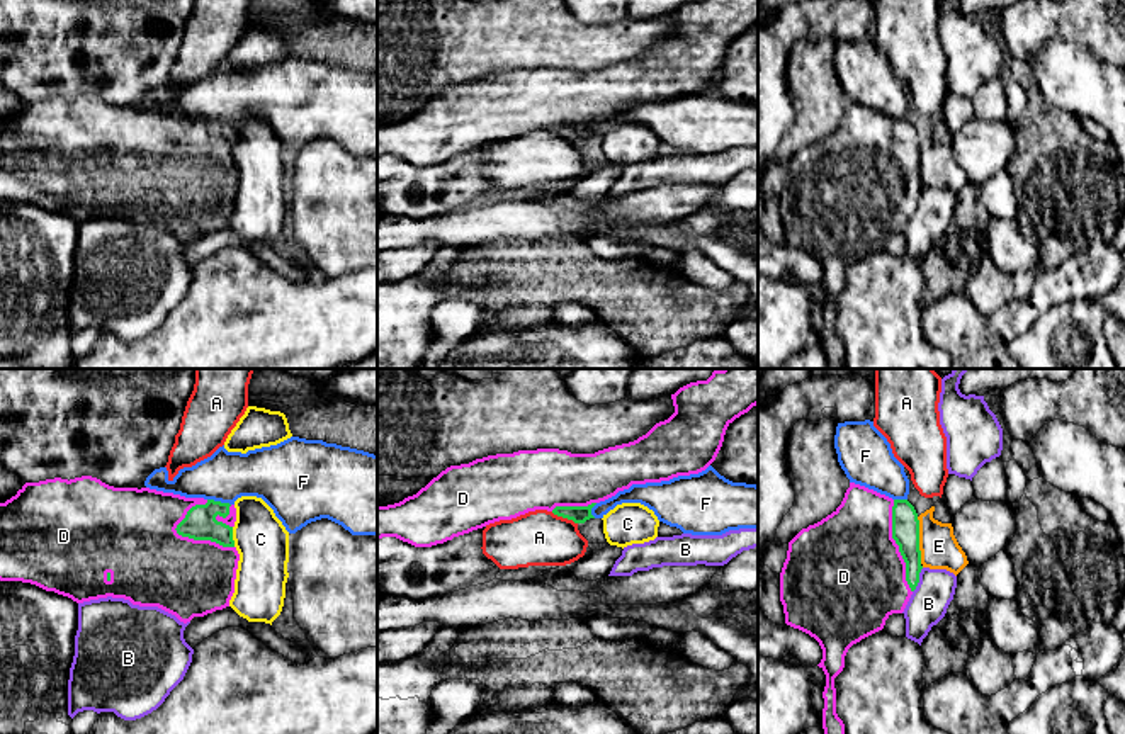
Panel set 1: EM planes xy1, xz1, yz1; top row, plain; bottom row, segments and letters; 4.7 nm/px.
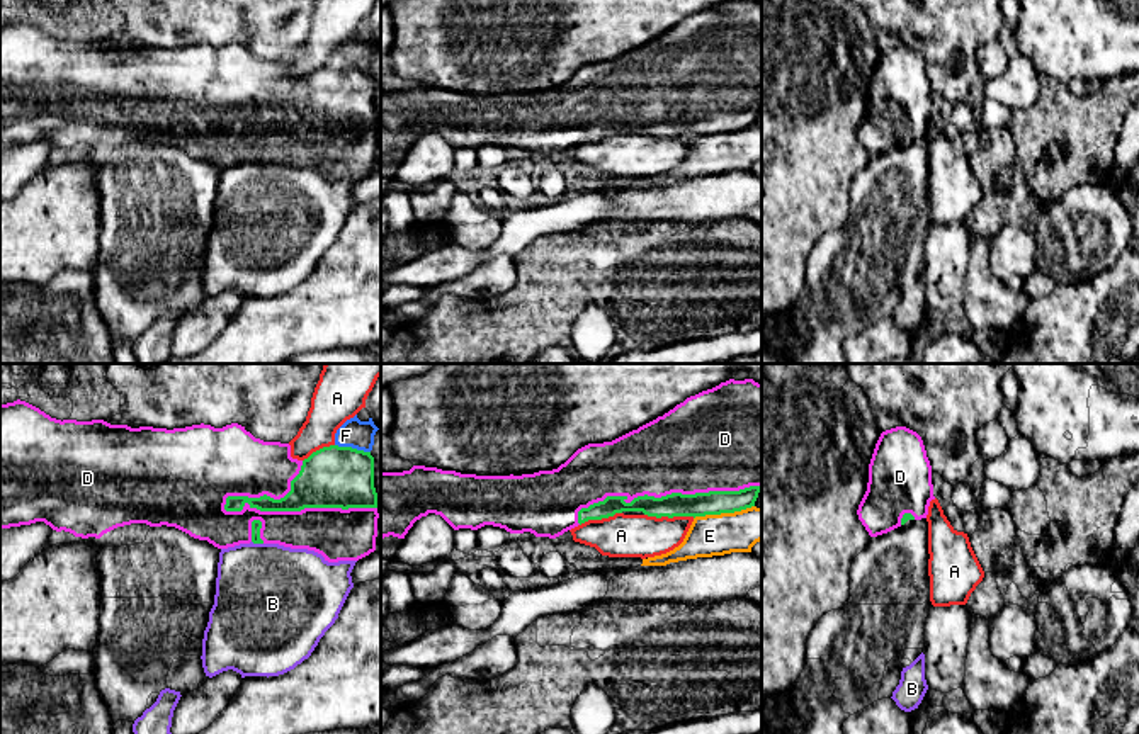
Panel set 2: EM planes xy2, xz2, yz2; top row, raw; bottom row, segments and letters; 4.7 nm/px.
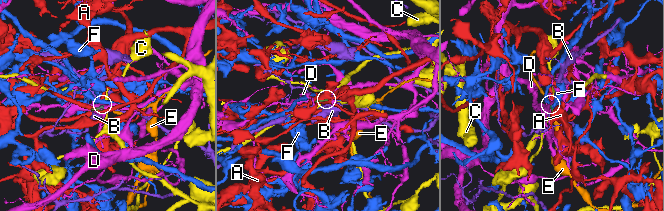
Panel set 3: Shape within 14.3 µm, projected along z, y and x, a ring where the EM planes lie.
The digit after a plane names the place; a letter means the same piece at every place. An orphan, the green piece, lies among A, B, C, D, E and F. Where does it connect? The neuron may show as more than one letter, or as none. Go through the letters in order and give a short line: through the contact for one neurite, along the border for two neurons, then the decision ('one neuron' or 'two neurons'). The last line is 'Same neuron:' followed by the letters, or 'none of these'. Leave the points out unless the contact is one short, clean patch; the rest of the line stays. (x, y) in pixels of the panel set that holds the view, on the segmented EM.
A: two neurons
B: two neurons
C: xy1 (231, 527), (235, 546) | two neurons
D: one neuron
E: xz2 (753, 505), (743, 510), (706, 513), (694, 519) | two neurons
F: xy2 (335, 444), (369, 452) | two neurons
Same neuron: D

